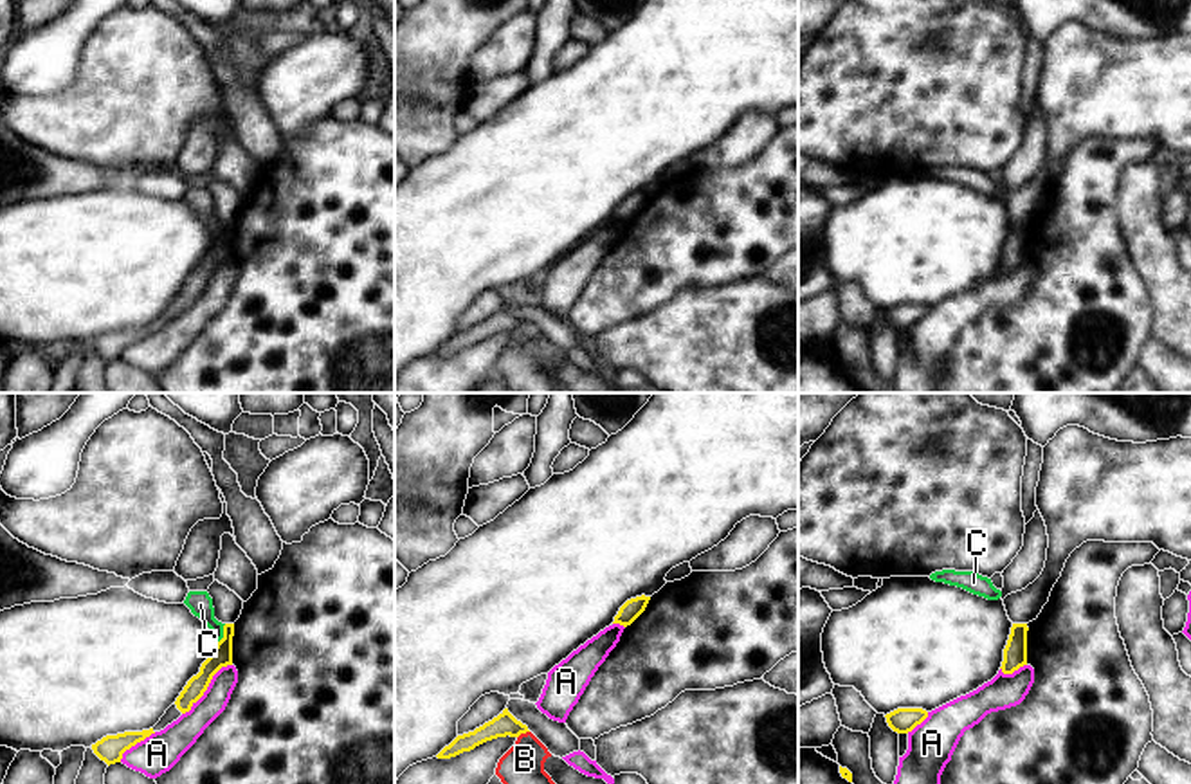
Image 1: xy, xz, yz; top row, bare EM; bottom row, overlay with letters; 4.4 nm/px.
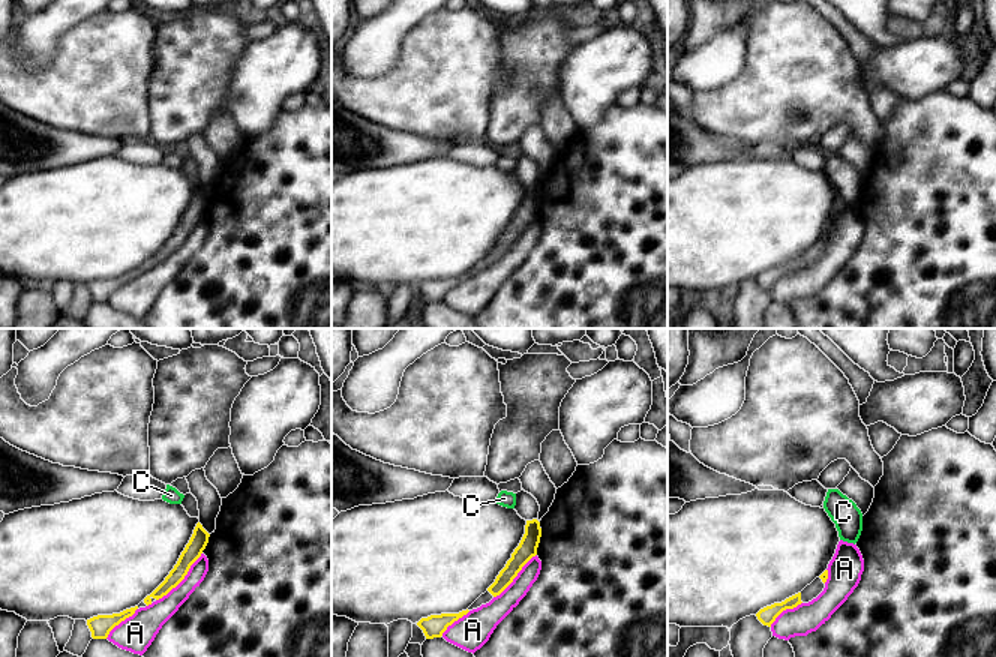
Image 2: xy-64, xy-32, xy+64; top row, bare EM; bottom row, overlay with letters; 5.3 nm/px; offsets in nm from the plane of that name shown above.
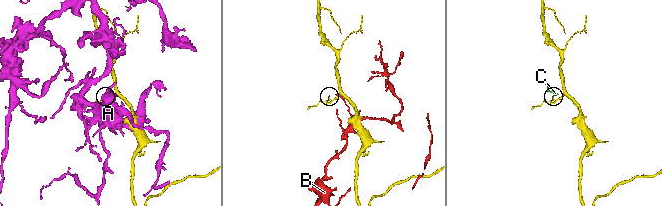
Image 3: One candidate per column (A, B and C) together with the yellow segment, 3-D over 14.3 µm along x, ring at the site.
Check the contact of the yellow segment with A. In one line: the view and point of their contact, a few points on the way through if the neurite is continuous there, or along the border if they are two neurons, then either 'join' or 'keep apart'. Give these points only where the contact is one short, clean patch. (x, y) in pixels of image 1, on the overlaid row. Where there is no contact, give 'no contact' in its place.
meets yellow in xy at (208, 685); keep apart

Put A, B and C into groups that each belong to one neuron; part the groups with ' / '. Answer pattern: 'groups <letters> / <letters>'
groups A / B C

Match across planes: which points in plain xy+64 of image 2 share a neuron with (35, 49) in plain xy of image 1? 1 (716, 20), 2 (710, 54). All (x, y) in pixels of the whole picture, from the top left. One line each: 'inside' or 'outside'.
1: outside
2: inside

